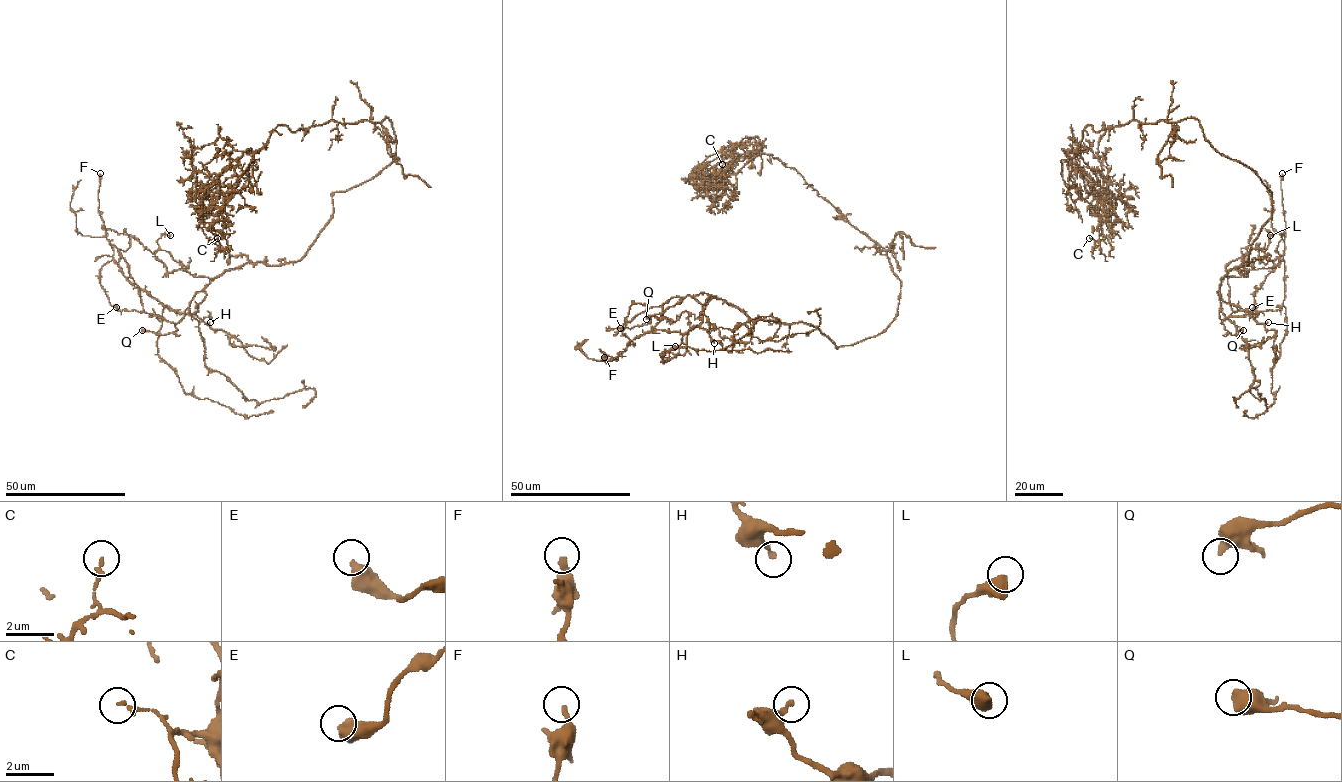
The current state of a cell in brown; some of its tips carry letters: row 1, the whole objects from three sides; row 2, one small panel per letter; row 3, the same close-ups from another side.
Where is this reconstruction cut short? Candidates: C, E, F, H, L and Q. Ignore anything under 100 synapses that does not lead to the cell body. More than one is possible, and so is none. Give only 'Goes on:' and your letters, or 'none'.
Goes on: none

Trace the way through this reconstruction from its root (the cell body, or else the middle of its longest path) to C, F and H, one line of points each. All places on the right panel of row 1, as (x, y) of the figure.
C: (1270, 192), (1196, 119), (1088, 125), (1076, 150), (1062, 150), (1097, 198), (1099, 239), (1089, 238)
F: (1270, 192), (1272, 216), (1249, 263), (1220, 287), (1224, 301), (1250, 313), (1283, 255), (1282, 173)
H: (1270, 192), (1272, 216), (1251, 246), (1249, 263), (1232, 269), (1220, 287), (1224, 301), (1268, 322)

